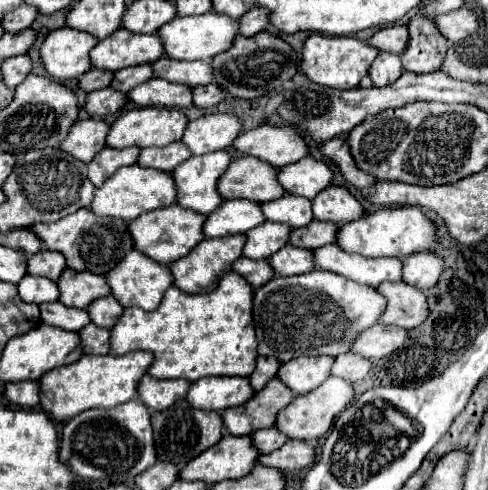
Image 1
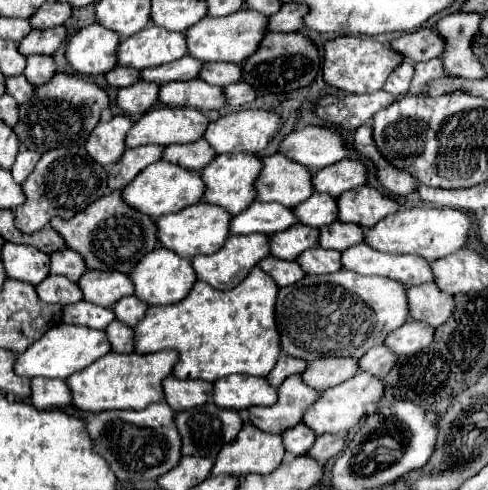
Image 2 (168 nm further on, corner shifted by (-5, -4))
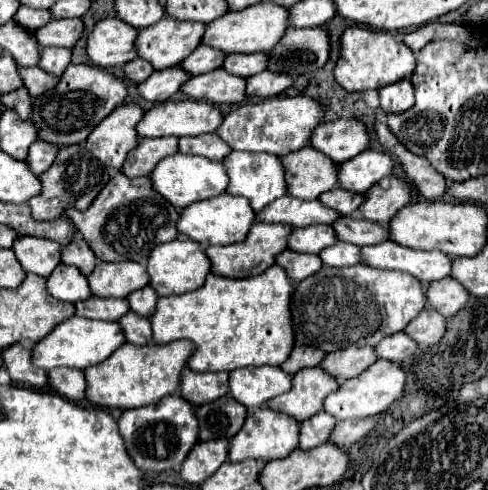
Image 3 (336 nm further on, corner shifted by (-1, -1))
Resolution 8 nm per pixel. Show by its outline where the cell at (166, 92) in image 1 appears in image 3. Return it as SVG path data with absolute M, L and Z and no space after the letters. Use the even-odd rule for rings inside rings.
M215 69L197 77L191 77L185 81L185 87L181 87L181 93L189 99L205 99L213 105L221 103L241 103L245 101L245 79L225 73L223 69Z

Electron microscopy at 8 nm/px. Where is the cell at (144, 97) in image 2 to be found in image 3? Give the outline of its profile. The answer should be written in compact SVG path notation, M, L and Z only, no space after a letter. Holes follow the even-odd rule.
M169 67L163 71L153 71L141 85L137 85L137 91L145 101L163 103L171 95L175 95L187 79L189 73L185 73L179 67Z

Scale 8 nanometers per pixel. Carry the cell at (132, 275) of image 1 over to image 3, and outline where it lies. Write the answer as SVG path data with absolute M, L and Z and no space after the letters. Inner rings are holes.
M177 237L165 245L157 245L153 253L149 255L147 261L147 275L149 275L149 285L155 289L159 297L165 295L181 295L187 291L193 291L203 285L207 273L209 273L209 259L203 251L203 247L191 239Z

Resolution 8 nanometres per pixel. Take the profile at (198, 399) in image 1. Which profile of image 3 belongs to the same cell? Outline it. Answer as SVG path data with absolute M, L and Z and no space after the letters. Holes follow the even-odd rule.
M249 367L229 373L229 395L245 407L261 407L291 389L291 375L279 367Z

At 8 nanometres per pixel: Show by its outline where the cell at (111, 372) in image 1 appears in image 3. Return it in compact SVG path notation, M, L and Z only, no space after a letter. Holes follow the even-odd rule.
M173 341L169 345L131 345L123 343L103 363L85 369L85 397L109 409L133 409L153 405L155 401L179 391L179 373L185 367L193 343Z

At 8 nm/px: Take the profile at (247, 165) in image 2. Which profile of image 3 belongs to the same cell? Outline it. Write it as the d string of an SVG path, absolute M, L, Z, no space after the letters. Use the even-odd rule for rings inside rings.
M231 151L229 157L223 159L223 165L225 165L225 171L229 173L229 185L225 191L229 195L241 195L241 197L249 199L249 203L255 211L263 209L267 203L285 195L285 177L283 177L285 169L281 165L279 157L275 157L275 155Z

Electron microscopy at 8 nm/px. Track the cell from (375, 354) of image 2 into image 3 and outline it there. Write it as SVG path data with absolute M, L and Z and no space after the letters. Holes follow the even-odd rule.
M401 331L401 333L393 333L393 335L385 337L385 339L375 347L375 353L377 353L379 359L393 361L393 363L401 363L405 357L413 355L415 349L417 349L415 341L409 339L409 337Z

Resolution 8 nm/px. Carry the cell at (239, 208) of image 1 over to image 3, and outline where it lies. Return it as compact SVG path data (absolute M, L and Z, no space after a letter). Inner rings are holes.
M281 197L273 205L255 213L255 221L261 223L283 223L293 227L305 227L315 223L331 225L339 217L337 211L323 207L319 201L303 201L295 197Z

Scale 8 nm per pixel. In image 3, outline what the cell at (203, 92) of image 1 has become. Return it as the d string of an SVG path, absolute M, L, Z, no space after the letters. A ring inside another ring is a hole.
M261 71L255 77L247 77L245 93L247 97L275 97L289 85L291 85L291 79L287 75Z

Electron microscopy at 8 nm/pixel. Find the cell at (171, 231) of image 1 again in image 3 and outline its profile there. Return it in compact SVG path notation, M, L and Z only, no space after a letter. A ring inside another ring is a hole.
M221 193L217 197L211 197L209 201L197 201L193 205L187 205L181 211L181 217L177 219L177 229L191 241L211 247L211 245L231 245L233 241L243 241L253 223L255 223L255 211L249 207L249 201L245 197Z

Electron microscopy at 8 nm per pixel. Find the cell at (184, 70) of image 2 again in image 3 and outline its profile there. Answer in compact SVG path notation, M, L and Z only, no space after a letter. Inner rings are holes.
M199 45L181 63L181 69L185 69L185 73L189 73L189 75L201 75L201 73L209 73L209 71L221 67L223 59L225 59L225 53L221 53L213 47L207 47L207 45Z

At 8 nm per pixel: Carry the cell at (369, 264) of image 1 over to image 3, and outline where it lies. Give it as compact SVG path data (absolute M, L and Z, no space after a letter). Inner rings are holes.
M393 241L361 247L363 263L377 269L397 269L419 277L421 283L431 283L451 273L451 257L441 251L413 251Z

